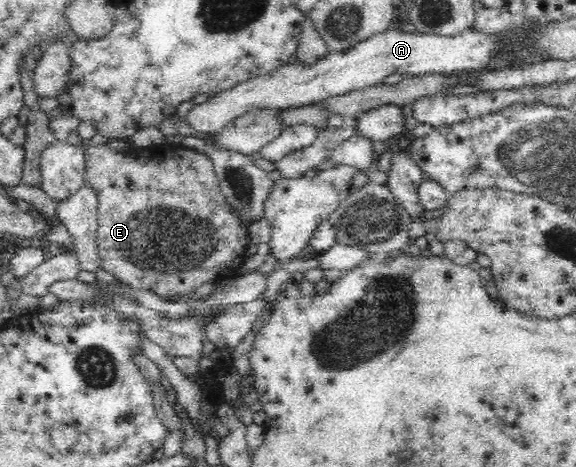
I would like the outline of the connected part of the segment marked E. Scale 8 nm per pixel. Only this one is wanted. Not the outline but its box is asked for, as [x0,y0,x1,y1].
[85,143,249,302]

